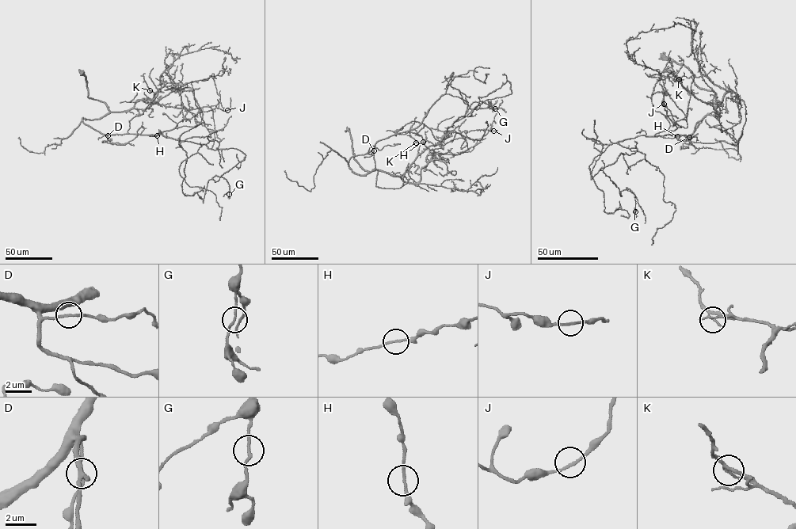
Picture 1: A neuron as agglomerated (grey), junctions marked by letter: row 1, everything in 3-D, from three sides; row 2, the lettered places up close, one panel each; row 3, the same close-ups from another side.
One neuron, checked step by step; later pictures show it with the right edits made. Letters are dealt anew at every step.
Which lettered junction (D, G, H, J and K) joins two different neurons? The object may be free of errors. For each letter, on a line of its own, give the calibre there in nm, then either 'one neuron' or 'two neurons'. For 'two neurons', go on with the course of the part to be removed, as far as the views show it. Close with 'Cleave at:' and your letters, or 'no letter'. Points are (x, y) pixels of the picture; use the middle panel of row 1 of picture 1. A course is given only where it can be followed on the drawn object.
D: 180 nm thick; one neuron
G: 170 nm thick; one neuron
H: 160 nm thick; one neuron
J: 170 nm thick; one neuron
K: 160 nm thick; one neuron
Cleave at: no letter

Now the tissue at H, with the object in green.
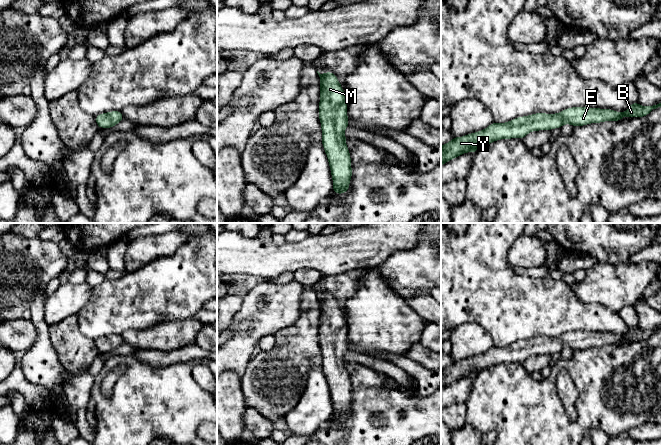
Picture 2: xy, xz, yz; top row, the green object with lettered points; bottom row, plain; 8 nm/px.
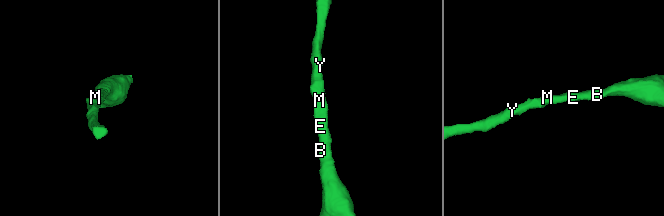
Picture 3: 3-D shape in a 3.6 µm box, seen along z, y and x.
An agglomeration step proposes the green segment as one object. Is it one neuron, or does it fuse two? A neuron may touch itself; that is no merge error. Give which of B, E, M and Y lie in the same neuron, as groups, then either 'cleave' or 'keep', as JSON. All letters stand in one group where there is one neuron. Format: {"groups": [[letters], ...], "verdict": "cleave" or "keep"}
{"groups": [["B", "E", "M", "Y"]], "verdict": "keep"}

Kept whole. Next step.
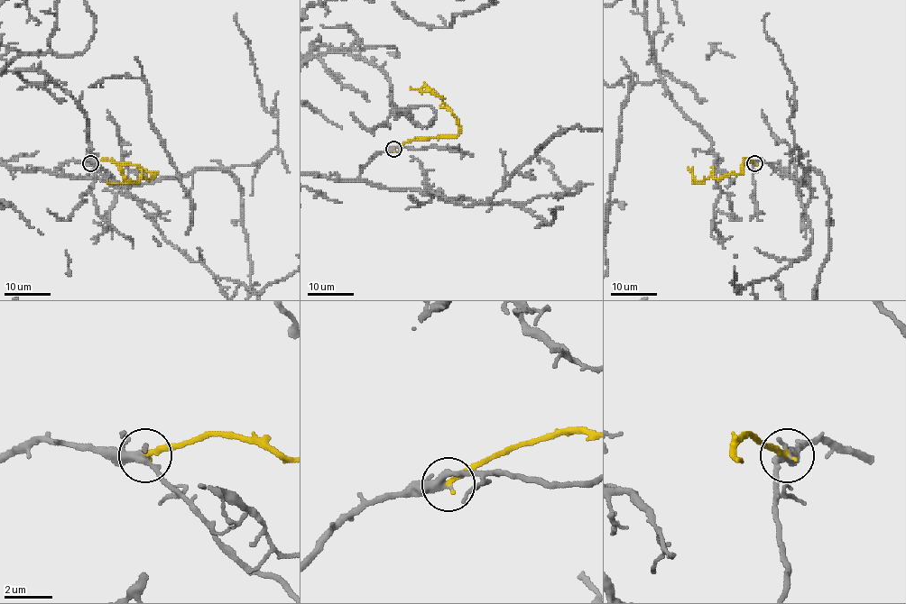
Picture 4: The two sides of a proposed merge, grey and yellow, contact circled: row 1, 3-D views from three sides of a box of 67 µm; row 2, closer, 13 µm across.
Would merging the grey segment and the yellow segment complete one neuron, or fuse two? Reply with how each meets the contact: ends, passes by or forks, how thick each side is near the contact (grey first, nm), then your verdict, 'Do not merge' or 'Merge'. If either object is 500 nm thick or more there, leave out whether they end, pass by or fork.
At the ring grey forks. At the ring yellow ends. Thickness 280 nm (grey) against 240 nm. Merge

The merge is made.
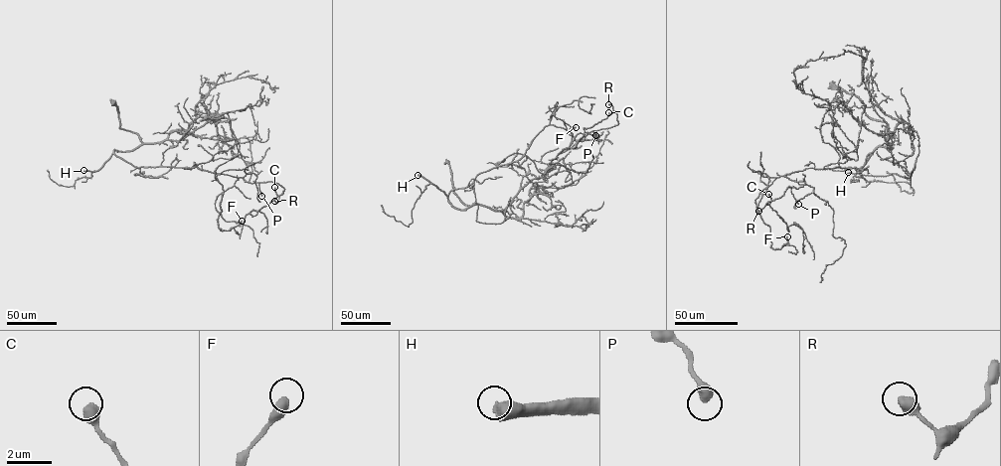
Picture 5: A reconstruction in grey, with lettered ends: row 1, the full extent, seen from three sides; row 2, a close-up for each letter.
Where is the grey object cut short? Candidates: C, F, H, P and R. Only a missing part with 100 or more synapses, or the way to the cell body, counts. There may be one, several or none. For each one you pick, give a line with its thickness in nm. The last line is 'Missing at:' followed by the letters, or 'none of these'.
H: 650 nm thick
Missing at: H

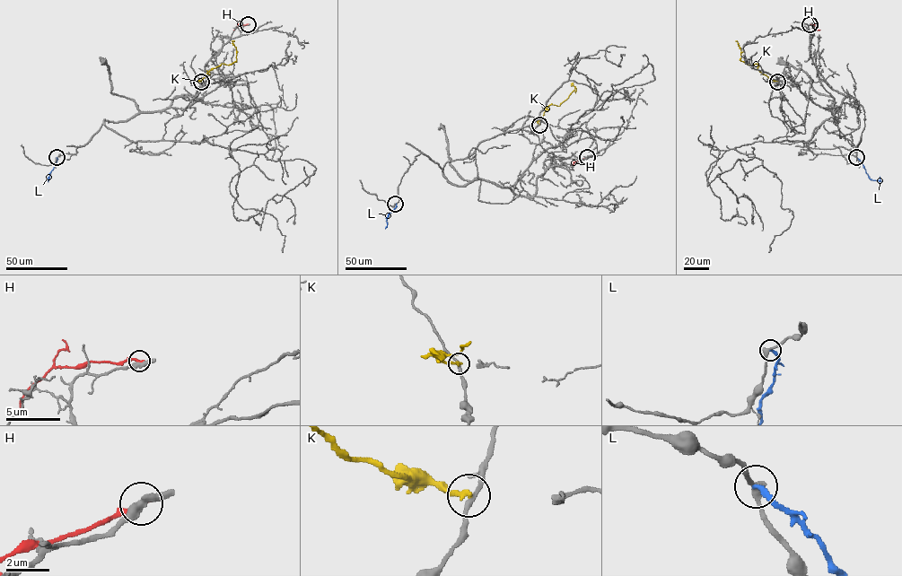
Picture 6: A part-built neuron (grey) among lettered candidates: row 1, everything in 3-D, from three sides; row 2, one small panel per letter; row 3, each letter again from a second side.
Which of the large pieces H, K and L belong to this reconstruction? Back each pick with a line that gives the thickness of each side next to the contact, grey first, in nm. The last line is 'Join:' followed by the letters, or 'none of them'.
Join: none of them

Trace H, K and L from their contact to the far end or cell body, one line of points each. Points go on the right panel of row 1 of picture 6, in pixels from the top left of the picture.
H: (810, 24), (820, 30)
K: (777, 82), (760, 72), (757, 64), (740, 60), (741, 50), (737, 41)
L: (856, 157), (871, 179), (879, 180), (880, 177)

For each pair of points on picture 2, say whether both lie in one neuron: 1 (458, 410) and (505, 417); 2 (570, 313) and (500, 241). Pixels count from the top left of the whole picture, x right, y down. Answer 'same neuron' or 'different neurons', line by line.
1: different neurons
2: same neuron

